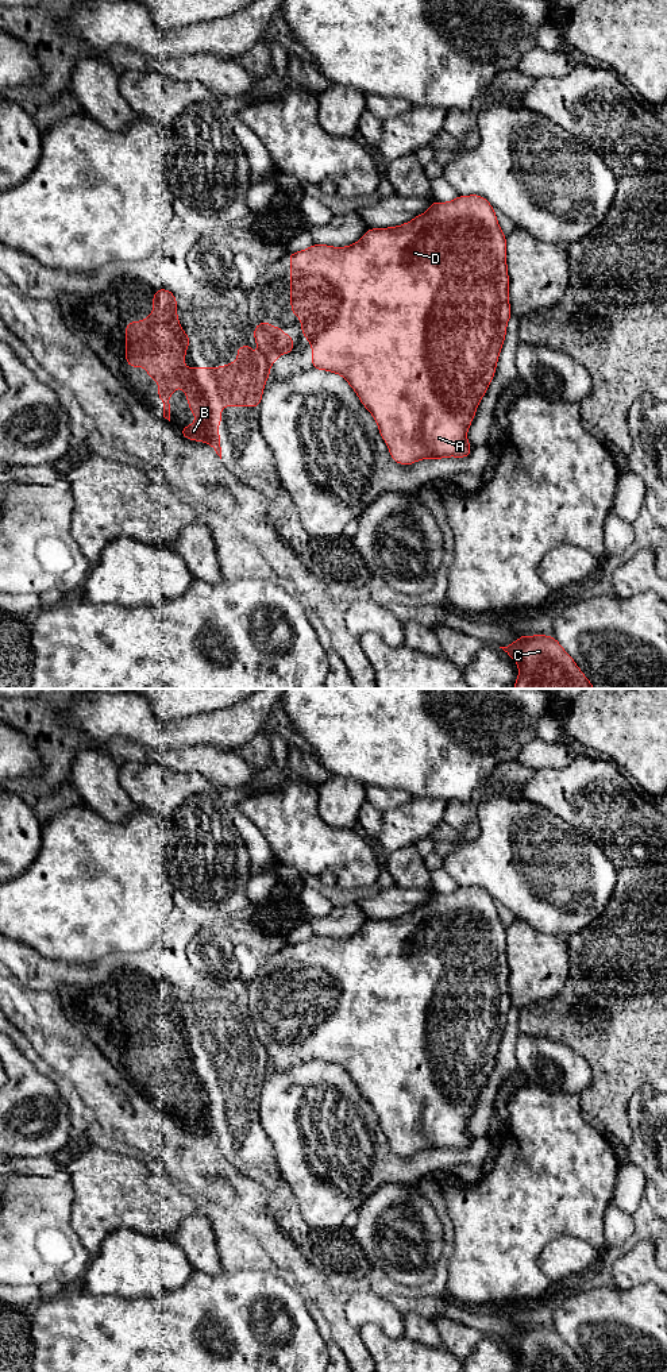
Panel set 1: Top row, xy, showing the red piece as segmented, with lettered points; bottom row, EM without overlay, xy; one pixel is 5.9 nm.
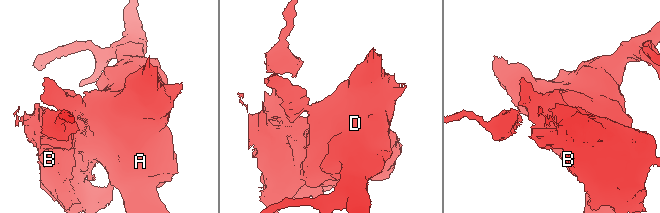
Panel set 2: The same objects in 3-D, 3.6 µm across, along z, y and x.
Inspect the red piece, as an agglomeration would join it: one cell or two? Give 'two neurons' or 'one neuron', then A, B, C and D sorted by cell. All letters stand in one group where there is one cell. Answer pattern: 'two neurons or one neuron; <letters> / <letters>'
two neurons; A C D / B

